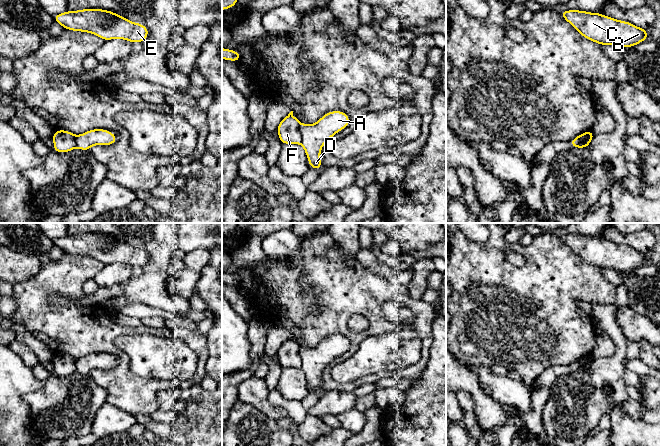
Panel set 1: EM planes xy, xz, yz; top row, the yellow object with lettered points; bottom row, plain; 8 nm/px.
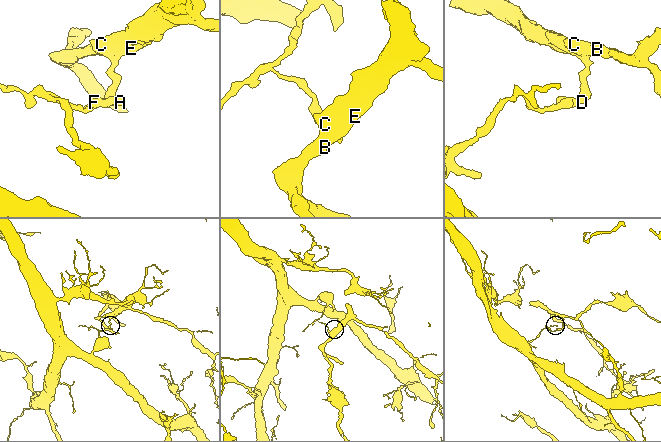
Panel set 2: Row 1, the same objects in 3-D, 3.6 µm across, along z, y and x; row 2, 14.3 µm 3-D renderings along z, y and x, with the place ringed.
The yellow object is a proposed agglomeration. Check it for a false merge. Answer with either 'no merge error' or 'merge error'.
merge error

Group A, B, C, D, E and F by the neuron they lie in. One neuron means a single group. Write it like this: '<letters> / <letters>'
A B C D E / F

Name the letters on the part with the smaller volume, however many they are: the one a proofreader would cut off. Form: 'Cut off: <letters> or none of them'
Cut off: A, B, C, D, E

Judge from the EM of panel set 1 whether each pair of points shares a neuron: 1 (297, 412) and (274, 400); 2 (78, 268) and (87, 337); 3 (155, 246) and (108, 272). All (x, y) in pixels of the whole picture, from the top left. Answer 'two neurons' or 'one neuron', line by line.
1: one neuron
2: one neuron
3: two neurons

